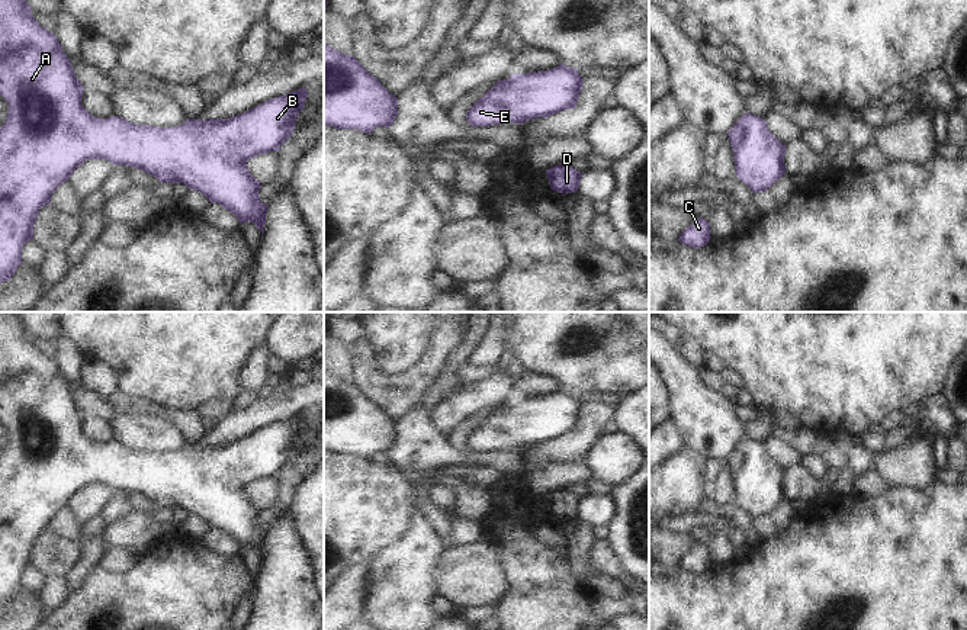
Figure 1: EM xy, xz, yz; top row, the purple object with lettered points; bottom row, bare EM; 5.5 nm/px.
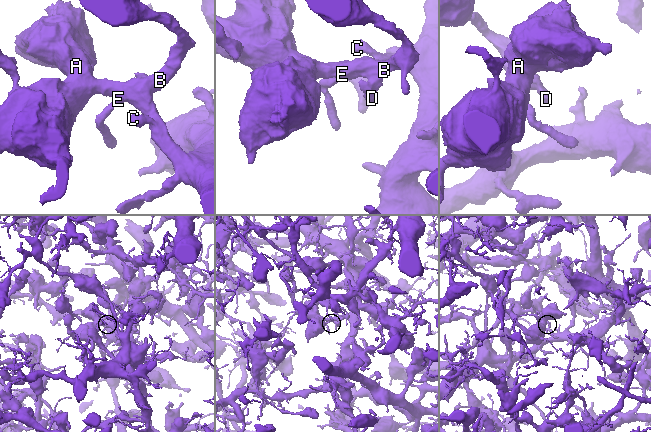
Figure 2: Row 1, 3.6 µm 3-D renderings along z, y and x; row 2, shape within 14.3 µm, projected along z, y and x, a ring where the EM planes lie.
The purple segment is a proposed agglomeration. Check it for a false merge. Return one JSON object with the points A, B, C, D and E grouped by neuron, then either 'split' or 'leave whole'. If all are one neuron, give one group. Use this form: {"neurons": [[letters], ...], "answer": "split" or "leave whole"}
{"neurons": [["A", "B", "C", "D", "E"]], "answer": "leave whole"}

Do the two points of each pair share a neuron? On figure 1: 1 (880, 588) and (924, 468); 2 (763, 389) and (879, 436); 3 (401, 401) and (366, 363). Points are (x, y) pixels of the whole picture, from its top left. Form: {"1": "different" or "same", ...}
{"1": "different", "2": "different", "3": "same"}

